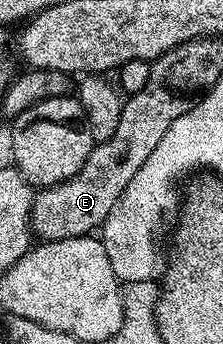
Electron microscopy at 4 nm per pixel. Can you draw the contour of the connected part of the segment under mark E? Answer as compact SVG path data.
M143 90L137 95L131 95L123 103L122 117L112 139L95 143L86 165L70 180L52 188L41 189L31 199L30 231L39 241L89 236L101 229L112 206L116 206L124 186L132 182L132 174L140 170L156 142L160 142L162 133L168 130L171 117L179 111L179 97L169 91L161 91Z

